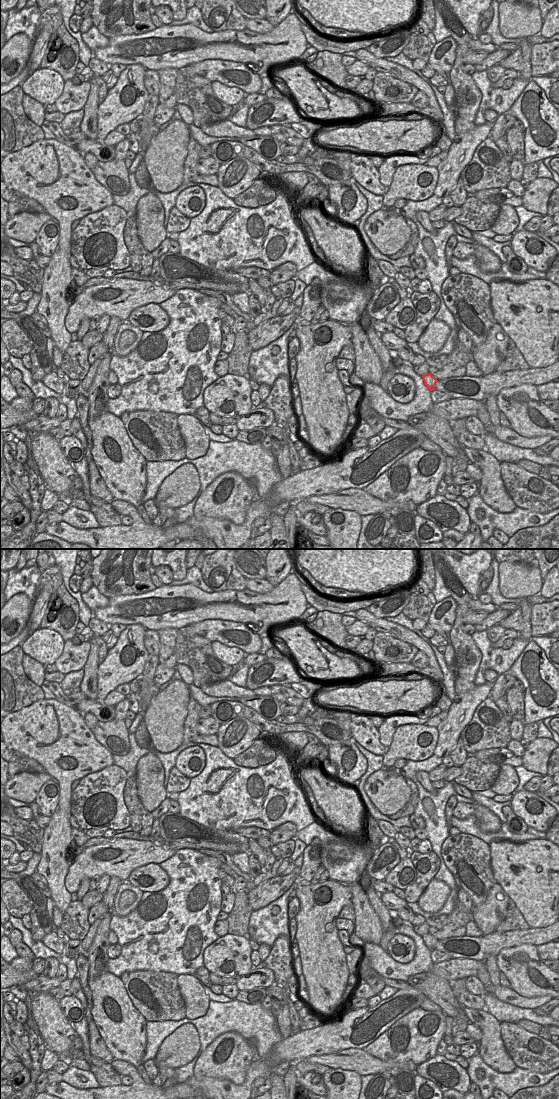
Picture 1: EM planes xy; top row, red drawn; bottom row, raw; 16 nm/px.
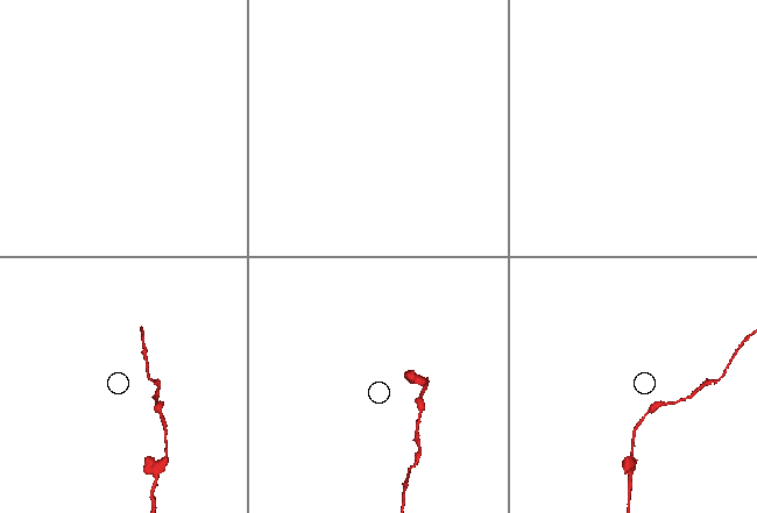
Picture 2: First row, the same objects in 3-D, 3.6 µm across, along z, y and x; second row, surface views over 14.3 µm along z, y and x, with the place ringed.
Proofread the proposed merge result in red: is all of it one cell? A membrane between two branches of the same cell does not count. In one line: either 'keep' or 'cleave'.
keep

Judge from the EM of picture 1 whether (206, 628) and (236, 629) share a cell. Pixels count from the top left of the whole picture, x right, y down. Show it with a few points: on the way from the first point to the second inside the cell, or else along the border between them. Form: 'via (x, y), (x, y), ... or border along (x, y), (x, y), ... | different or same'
via (213, 629), (229, 629) | same

